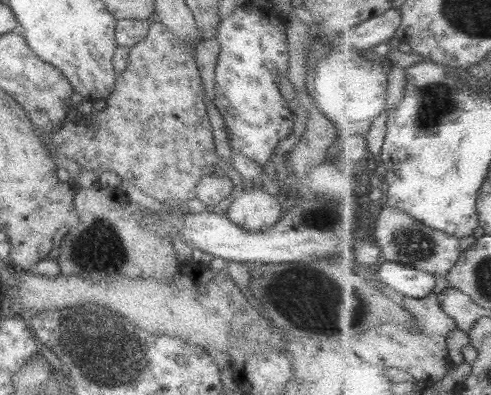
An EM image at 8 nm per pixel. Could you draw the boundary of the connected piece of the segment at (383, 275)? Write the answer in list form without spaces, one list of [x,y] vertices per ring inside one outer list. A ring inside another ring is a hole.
[[[383,261],[369,275],[381,286],[389,286],[404,297],[429,297],[437,284],[437,277],[417,268]]]

